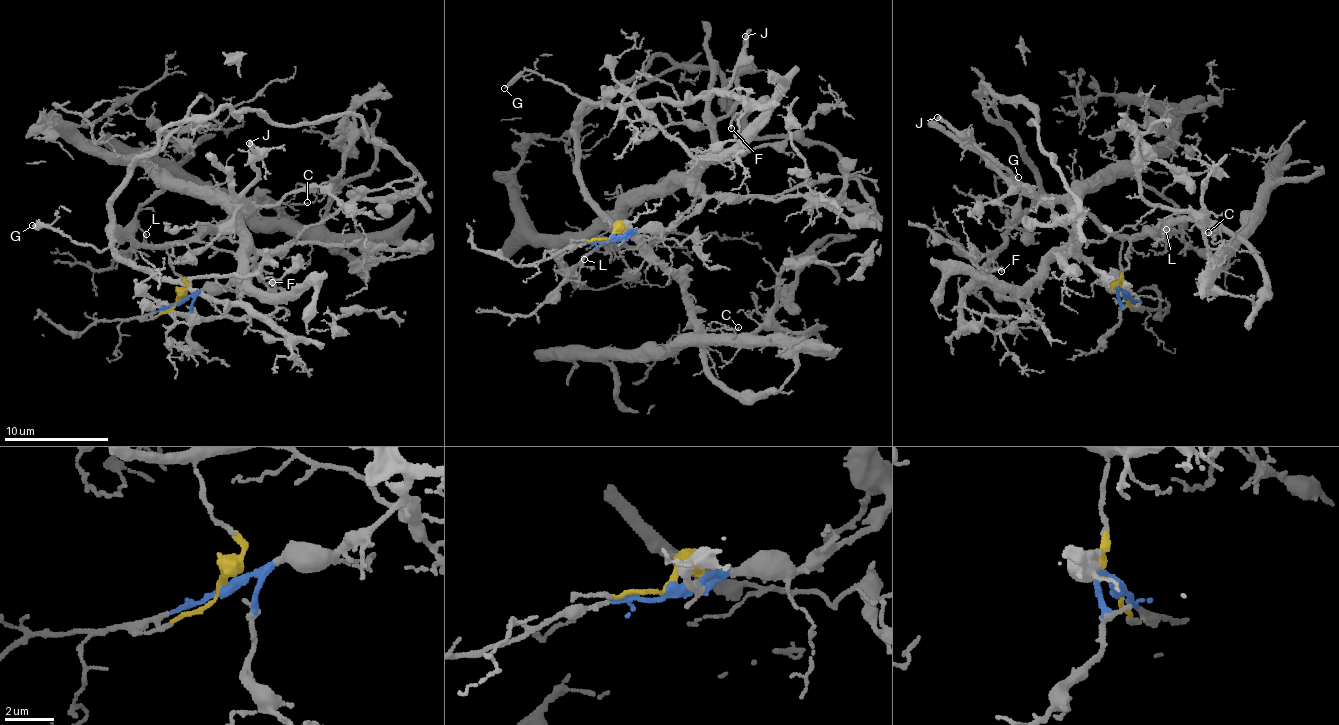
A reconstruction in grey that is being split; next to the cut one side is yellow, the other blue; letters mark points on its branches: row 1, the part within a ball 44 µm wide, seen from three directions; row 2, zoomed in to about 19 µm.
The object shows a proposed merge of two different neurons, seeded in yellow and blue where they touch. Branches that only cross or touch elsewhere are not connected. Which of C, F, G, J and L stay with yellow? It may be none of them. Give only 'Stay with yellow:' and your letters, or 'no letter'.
Stay with yellow: C, F, G

